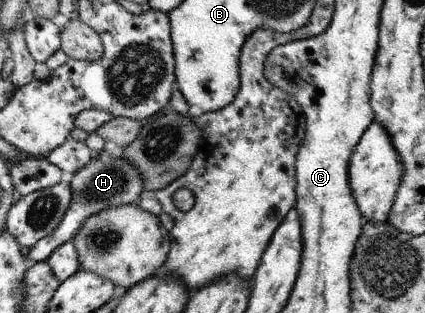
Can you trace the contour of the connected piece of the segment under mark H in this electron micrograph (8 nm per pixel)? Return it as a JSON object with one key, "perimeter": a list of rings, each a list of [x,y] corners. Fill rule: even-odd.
{"perimeter":[[[101,151],[97,157],[92,158],[89,165],[85,165],[81,171],[75,173],[70,183],[71,189],[74,190],[74,198],[71,199],[71,207],[67,209],[67,215],[63,217],[62,224],[51,235],[43,237],[27,251],[28,264],[46,262],[59,247],[73,240],[89,217],[105,211],[109,207],[135,203],[135,199],[139,199],[139,195],[143,192],[143,178],[137,167],[133,163],[129,163],[124,155],[111,157],[107,151]]]}

